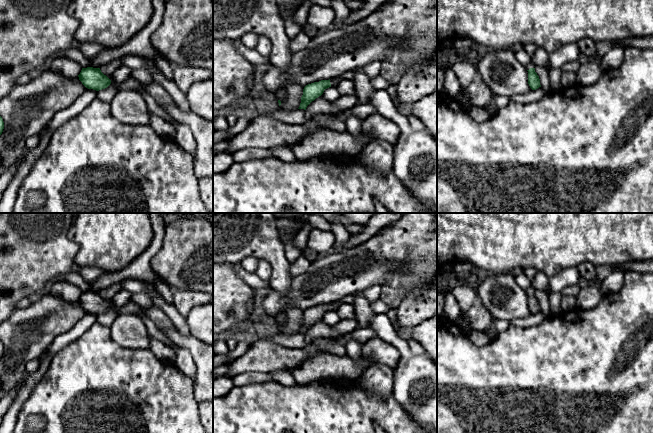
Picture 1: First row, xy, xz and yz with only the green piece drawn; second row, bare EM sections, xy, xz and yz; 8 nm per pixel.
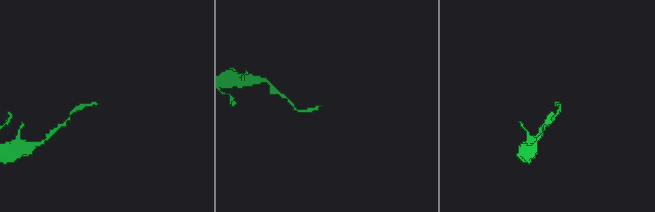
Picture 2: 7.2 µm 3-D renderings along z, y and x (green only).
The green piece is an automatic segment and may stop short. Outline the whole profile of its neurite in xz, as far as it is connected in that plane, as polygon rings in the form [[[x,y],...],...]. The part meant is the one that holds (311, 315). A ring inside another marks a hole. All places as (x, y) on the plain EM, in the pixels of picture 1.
[[[337,301],[306,309],[303,313],[303,319],[301,321],[301,327],[298,333],[306,334],[307,330],[316,322],[321,320],[325,313],[329,311],[337,311],[340,305],[341,302]]]

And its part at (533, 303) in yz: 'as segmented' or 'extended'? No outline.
as segmented

